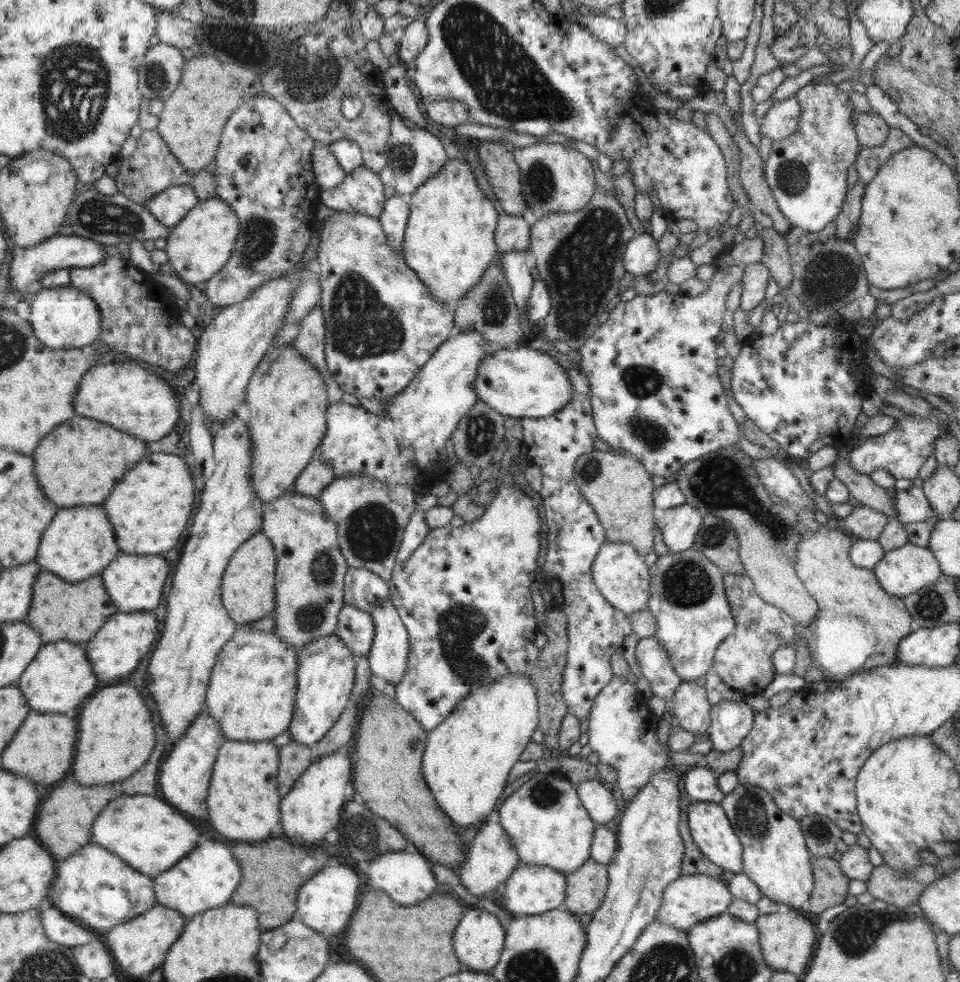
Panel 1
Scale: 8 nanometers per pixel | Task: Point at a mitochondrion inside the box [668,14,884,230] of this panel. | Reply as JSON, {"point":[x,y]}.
{"point":[793,178]}

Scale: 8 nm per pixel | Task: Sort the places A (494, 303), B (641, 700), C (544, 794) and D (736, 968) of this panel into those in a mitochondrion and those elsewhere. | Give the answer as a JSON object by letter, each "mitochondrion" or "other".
{"A":"mitochondrion","B":"other","C":"mitochondrion","D":"mitochondrion"}

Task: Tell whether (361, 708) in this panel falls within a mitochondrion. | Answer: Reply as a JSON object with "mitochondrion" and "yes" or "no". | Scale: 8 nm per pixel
{"mitochondrion":"no"}

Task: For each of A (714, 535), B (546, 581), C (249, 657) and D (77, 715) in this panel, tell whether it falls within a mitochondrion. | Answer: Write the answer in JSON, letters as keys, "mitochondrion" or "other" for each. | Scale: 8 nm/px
{"A":"mitochondrion","B":"other","C":"other","D":"other"}

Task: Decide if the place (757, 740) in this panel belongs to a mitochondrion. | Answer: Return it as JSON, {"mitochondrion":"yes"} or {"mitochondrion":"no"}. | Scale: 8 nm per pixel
{"mitochondrion":"no"}

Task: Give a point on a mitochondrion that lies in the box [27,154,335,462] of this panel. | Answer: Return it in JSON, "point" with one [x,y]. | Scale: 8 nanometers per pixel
{"point":[97,216]}

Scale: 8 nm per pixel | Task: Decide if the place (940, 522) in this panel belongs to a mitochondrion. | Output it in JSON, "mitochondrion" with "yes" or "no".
{"mitochondrion":"no"}

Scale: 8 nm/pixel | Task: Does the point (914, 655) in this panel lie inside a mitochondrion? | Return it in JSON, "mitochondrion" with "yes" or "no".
{"mitochondrion":"no"}

